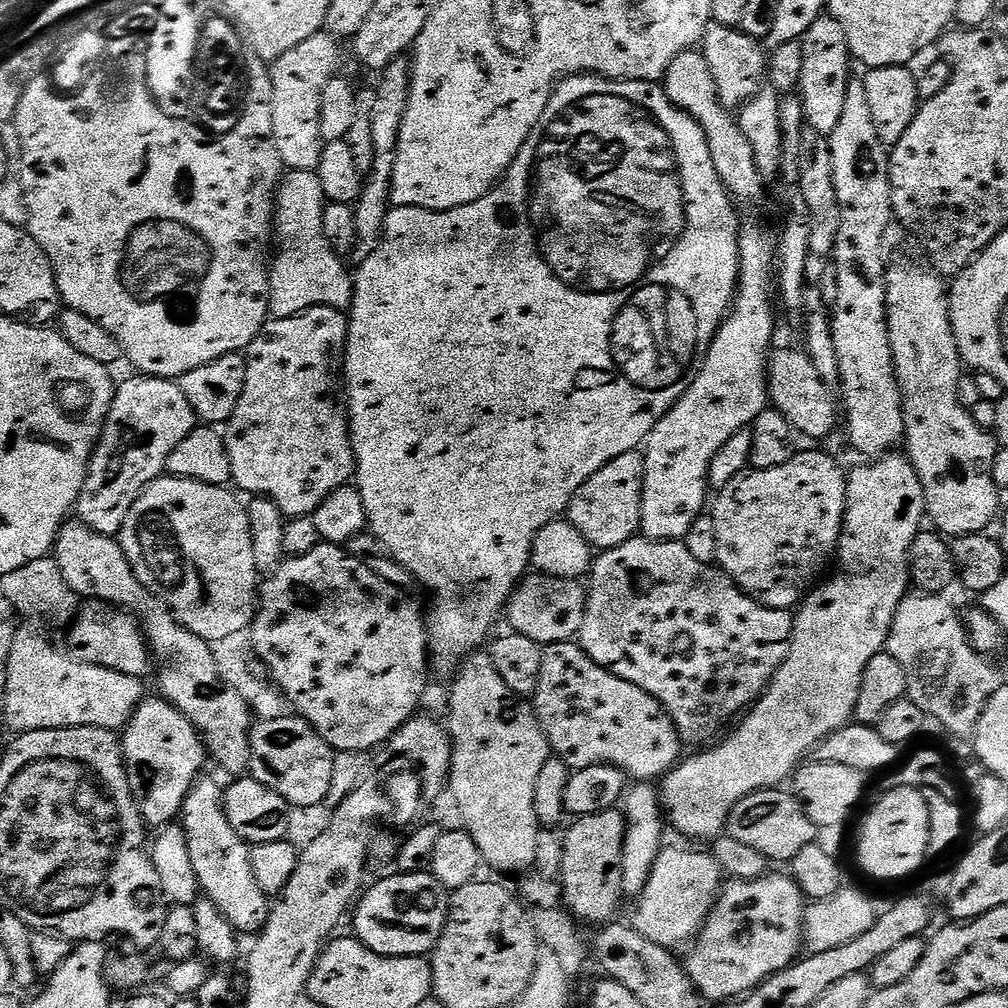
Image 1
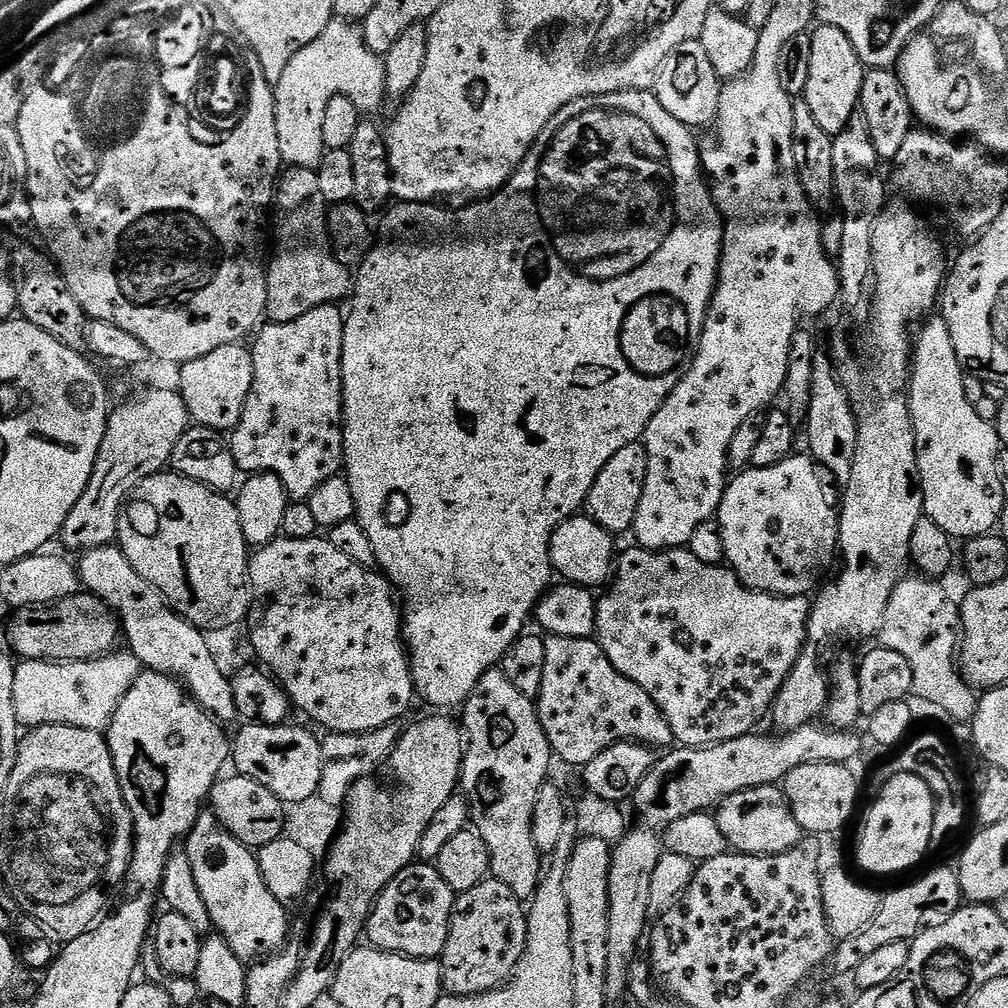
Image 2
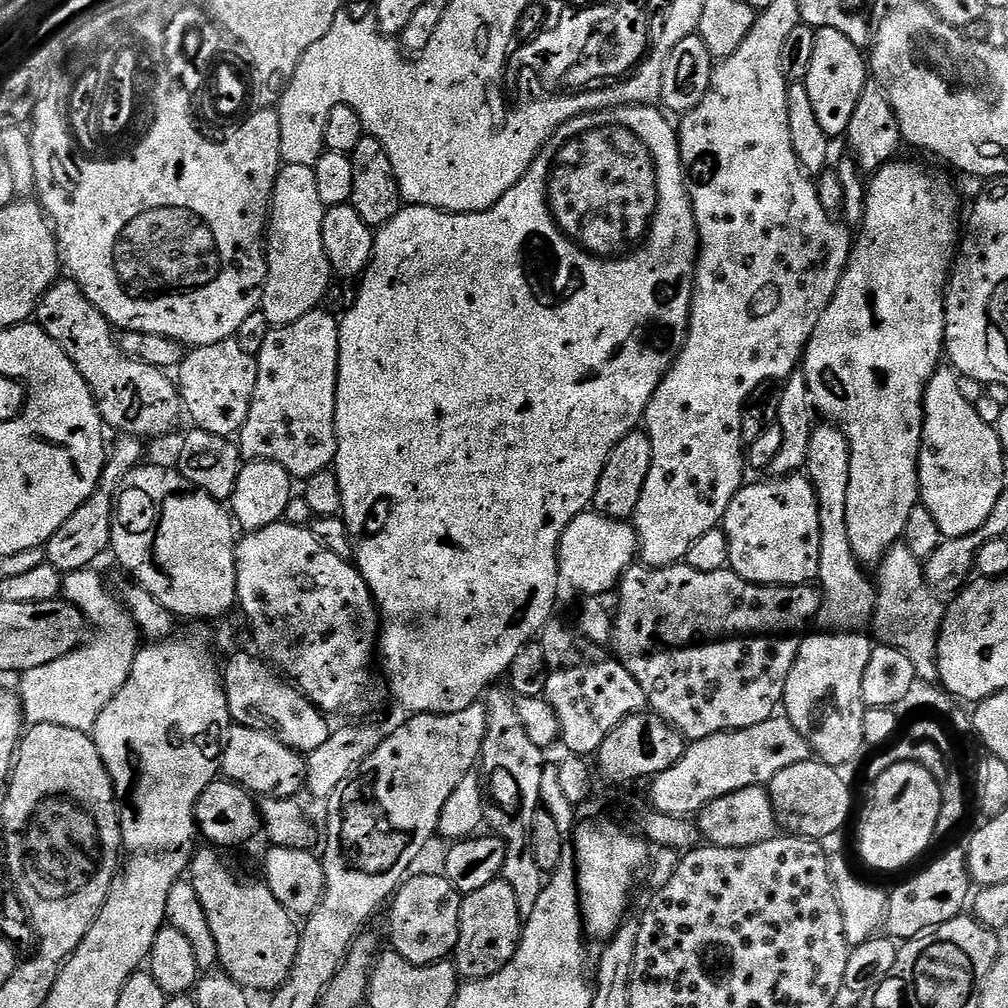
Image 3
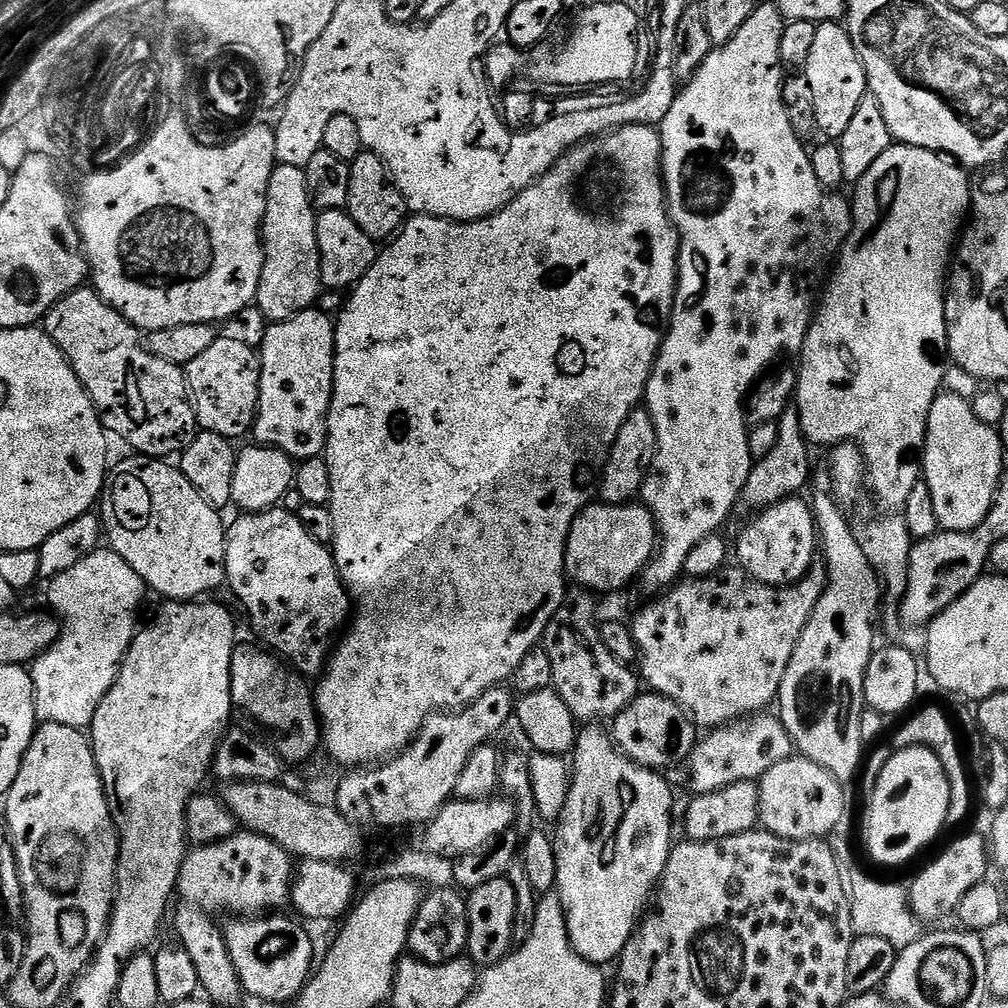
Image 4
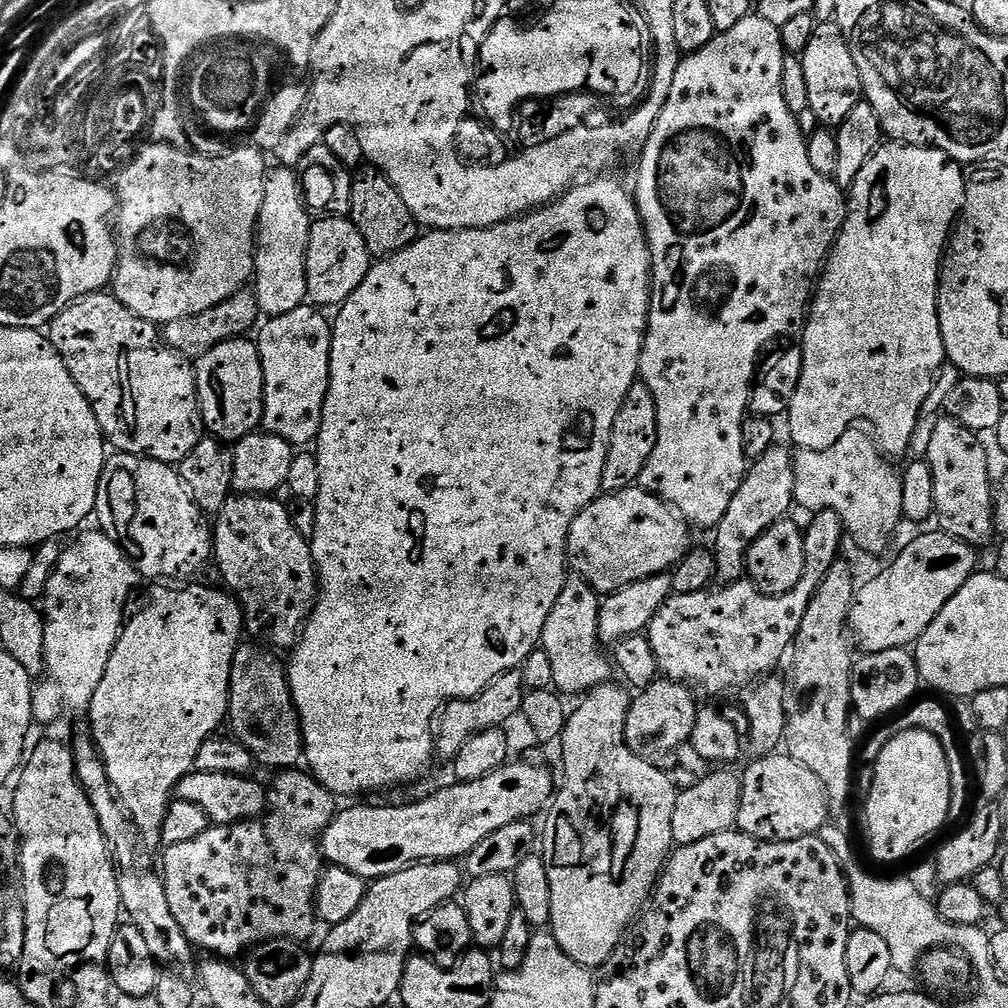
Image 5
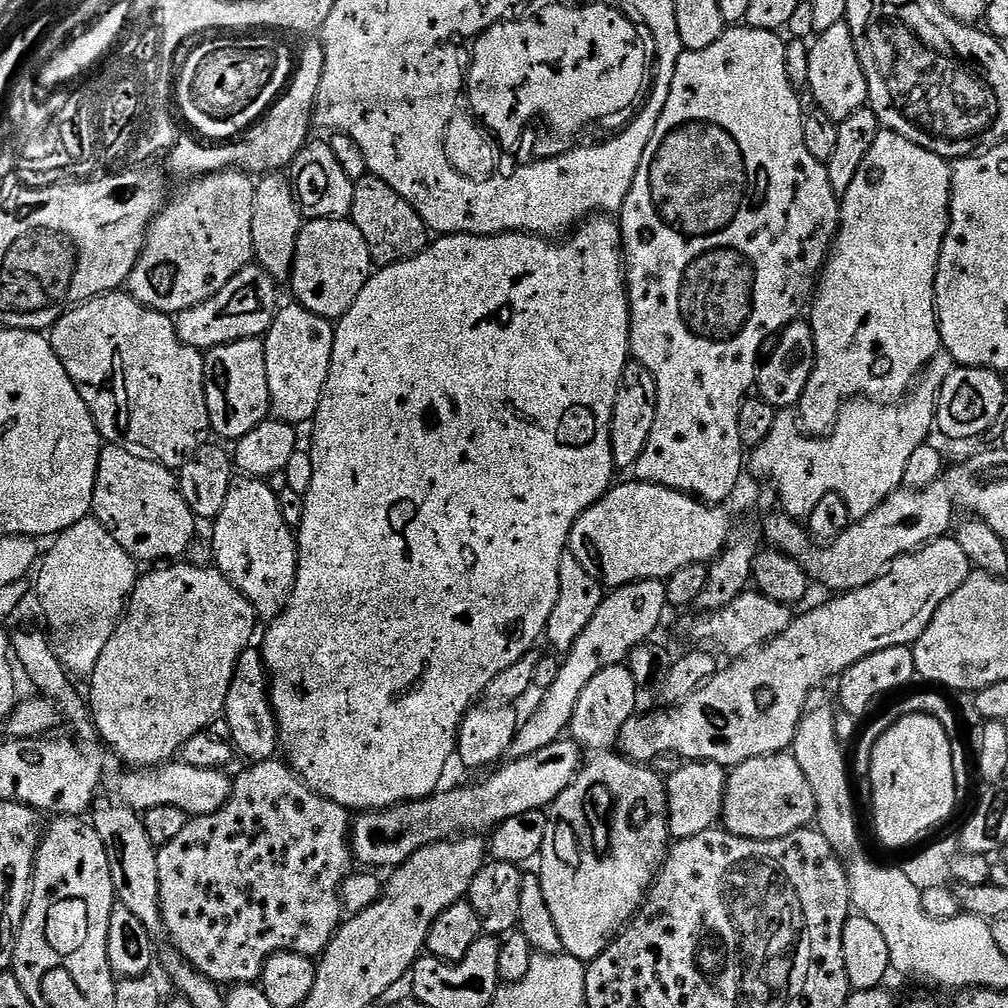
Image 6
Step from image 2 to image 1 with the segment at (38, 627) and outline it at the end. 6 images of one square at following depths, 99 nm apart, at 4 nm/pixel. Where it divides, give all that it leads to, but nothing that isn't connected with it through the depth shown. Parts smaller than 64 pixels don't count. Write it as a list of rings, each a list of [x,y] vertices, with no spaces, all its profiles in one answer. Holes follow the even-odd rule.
[[[88,600],[79,605],[70,627],[72,644],[78,651],[84,652],[82,660],[86,664],[109,668],[112,672],[121,672],[137,678],[144,678],[147,674],[148,656],[150,660],[148,638],[140,627],[140,621],[131,612],[101,600]]]

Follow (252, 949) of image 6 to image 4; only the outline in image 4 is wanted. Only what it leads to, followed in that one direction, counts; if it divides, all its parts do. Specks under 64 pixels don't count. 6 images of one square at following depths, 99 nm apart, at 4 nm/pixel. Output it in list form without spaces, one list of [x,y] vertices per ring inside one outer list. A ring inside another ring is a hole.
[[[240,830],[216,844],[193,847],[185,855],[178,896],[184,904],[198,904],[209,914],[268,914],[289,903],[293,875],[294,860],[288,851],[265,836]]]

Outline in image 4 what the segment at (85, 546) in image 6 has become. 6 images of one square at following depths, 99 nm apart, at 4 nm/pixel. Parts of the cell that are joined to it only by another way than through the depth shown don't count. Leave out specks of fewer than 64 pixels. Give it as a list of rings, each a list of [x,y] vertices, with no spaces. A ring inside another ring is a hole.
[[[111,550],[91,552],[82,558],[82,562],[78,562],[78,566],[70,566],[70,570],[51,577],[50,584],[53,598],[60,603],[60,636],[30,665],[36,719],[45,724],[61,724],[84,730],[91,725],[110,686],[114,686],[120,663],[124,661],[128,647],[136,637],[136,615],[140,612],[140,599],[146,593],[146,585],[144,579],[118,553]]]

